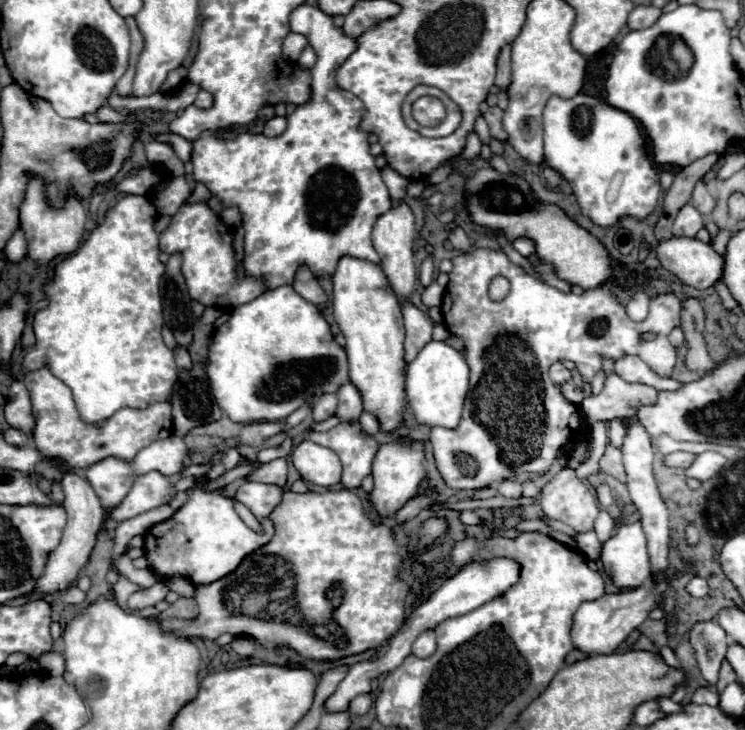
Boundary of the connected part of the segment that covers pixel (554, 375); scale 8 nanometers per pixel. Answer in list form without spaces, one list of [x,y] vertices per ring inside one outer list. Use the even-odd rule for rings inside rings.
[[[554,362],[552,366],[550,366],[550,378],[552,378],[552,382],[554,384],[564,384],[564,382],[568,382],[570,380],[570,370],[566,370],[560,362]]]

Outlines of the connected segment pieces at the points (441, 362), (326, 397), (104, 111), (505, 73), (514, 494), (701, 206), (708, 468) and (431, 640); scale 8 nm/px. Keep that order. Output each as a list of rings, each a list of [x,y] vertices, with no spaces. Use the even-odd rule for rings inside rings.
[[[430,340],[406,368],[406,400],[416,420],[428,426],[456,428],[468,392],[468,364],[464,356],[446,342]]]
[[[322,394],[312,408],[312,418],[316,422],[322,422],[322,420],[334,416],[336,414],[336,404],[338,404],[336,394]]]
[[[102,106],[102,108],[96,112],[96,116],[98,116],[98,120],[100,120],[100,122],[112,122],[112,124],[126,122],[122,114],[118,114],[116,110],[112,110],[112,108],[108,108],[108,106]]]
[[[504,46],[500,56],[498,56],[498,74],[496,74],[496,88],[500,90],[508,90],[510,86],[510,76],[512,76],[512,70],[510,70],[510,46]]]
[[[506,480],[506,482],[498,484],[498,492],[506,498],[518,498],[518,496],[522,496],[522,484],[516,480]]]
[[[702,180],[694,186],[690,204],[692,204],[698,212],[702,212],[702,214],[710,214],[710,212],[712,212],[712,208],[714,208],[714,198],[712,198],[708,186],[706,186]]]
[[[704,452],[698,454],[698,458],[694,460],[694,464],[690,468],[686,468],[686,476],[688,478],[696,478],[700,482],[710,480],[714,474],[718,474],[726,464],[726,458],[718,452]]]
[[[434,630],[422,632],[416,638],[414,646],[412,646],[412,654],[418,656],[418,658],[428,658],[430,654],[434,654],[434,650],[436,650],[436,634],[434,634]]]

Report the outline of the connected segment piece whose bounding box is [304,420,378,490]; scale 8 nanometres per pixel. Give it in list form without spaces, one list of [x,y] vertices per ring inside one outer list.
[[[342,422],[328,432],[310,430],[305,440],[314,440],[320,446],[334,450],[342,462],[342,484],[350,490],[358,488],[362,480],[370,474],[378,442],[374,436],[366,436],[360,428],[360,422]]]

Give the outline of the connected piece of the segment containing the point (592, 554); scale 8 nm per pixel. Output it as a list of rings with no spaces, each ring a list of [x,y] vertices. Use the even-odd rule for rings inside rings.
[[[590,530],[590,532],[584,532],[584,534],[576,534],[574,536],[576,544],[578,544],[578,550],[582,554],[586,554],[588,560],[596,560],[600,556],[600,546],[602,542],[596,538],[596,532]]]

